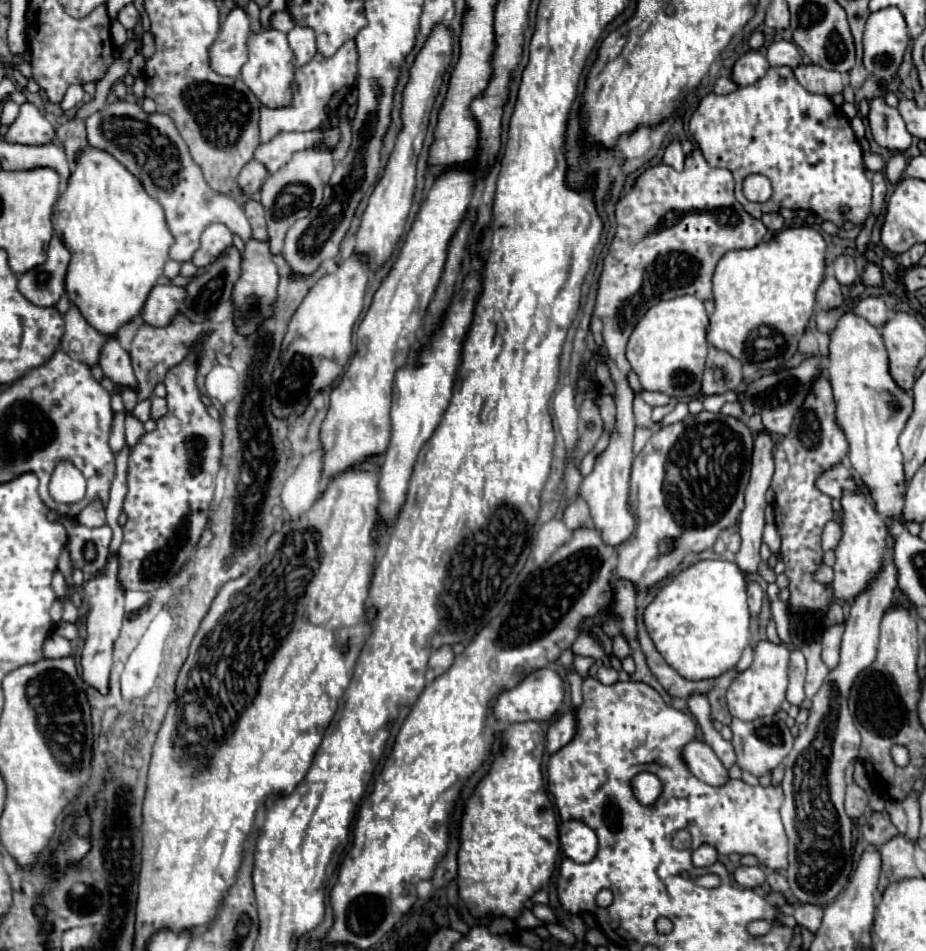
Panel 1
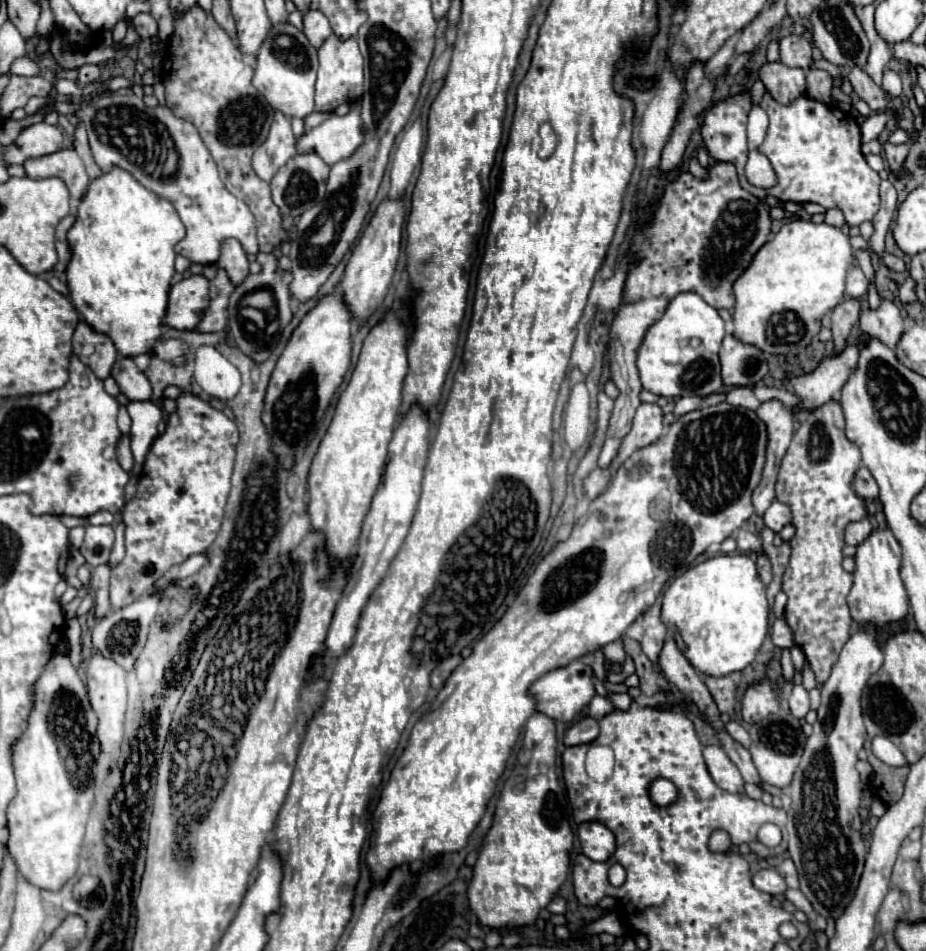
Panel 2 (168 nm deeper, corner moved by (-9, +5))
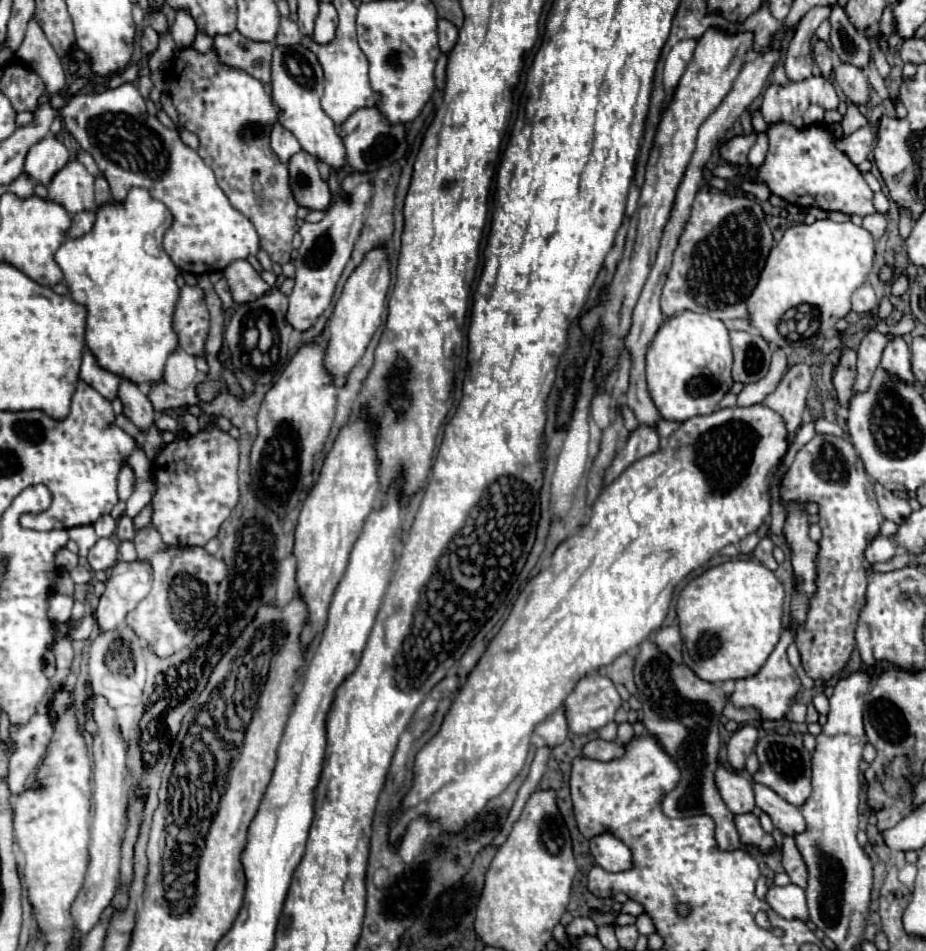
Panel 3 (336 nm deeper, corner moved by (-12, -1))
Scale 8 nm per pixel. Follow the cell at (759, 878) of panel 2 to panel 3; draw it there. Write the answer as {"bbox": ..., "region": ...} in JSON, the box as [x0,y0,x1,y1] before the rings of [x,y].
{"bbox":[767,883,809,923],"region":[[[789,883],[785,887],[769,887],[767,903],[783,919],[801,919],[805,923],[809,921],[805,891],[793,883]]]}

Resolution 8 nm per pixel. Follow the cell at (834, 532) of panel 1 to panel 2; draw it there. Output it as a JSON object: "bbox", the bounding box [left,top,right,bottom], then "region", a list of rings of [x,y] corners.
{"bbox":[844,519,872,545],"region":[[[862,519],[862,521],[852,521],[848,527],[846,527],[846,533],[844,533],[844,541],[846,545],[858,545],[866,539],[866,535],[872,531],[872,521],[870,519]]]}

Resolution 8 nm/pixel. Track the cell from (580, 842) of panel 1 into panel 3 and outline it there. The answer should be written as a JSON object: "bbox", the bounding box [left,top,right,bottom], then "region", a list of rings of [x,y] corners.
{"bbox":[589,833,633,873],"region":[[[611,833],[597,835],[589,843],[591,843],[591,855],[595,857],[597,865],[603,867],[605,871],[619,873],[633,867],[633,857],[629,847],[625,847],[625,843],[621,843]]]}

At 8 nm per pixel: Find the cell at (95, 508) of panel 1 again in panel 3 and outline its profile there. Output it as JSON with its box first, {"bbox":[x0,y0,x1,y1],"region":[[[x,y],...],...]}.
{"bbox":[93,515,117,537],"region":[[[103,515],[93,527],[95,527],[97,537],[111,537],[113,531],[115,531],[115,527],[117,527],[117,521],[111,515]]]}

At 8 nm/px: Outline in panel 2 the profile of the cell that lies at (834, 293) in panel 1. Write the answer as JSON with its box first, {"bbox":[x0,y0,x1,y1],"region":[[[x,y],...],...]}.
{"bbox":[830,297,860,353],"region":[[[846,297],[832,309],[830,317],[832,317],[832,335],[836,353],[846,347],[846,339],[850,335],[852,325],[858,321],[858,315],[860,315],[860,303],[852,297]]]}

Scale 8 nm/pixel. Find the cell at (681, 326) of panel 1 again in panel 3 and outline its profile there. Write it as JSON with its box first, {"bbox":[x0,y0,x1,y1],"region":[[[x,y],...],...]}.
{"bbox":[647,311,733,423],"region":[[[683,311],[671,317],[647,349],[647,385],[663,419],[683,423],[695,415],[709,415],[717,409],[725,391],[733,385],[733,353],[729,331],[723,321],[709,315]]]}

